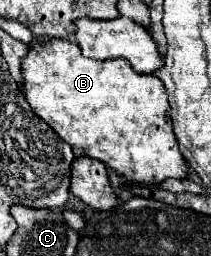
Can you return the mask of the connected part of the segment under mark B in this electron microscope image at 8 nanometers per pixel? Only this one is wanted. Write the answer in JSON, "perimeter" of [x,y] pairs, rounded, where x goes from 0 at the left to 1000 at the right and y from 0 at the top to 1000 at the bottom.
{"perimeter":[[[313,152],[152,176],[104,238],[104,293],[114,379],[152,434],[313,559],[398,582],[417,613],[673,723],[749,723],[806,691],[882,699],[900,684],[815,520],[806,410],[749,301],[645,285],[588,230],[408,230],[379,184]]]}

